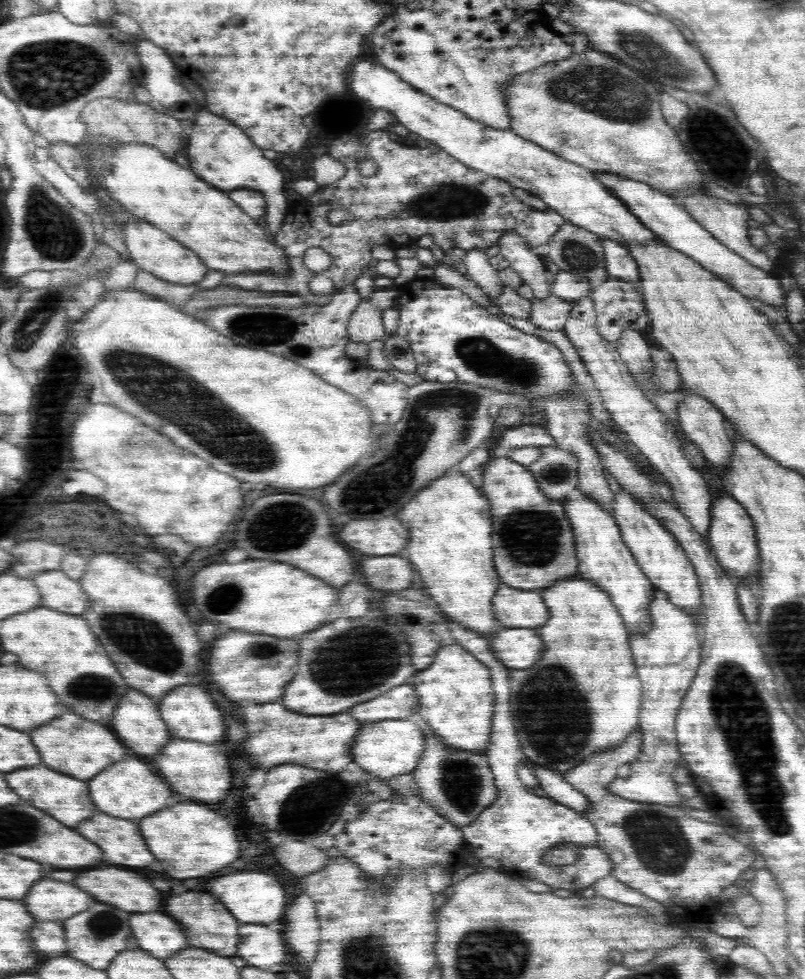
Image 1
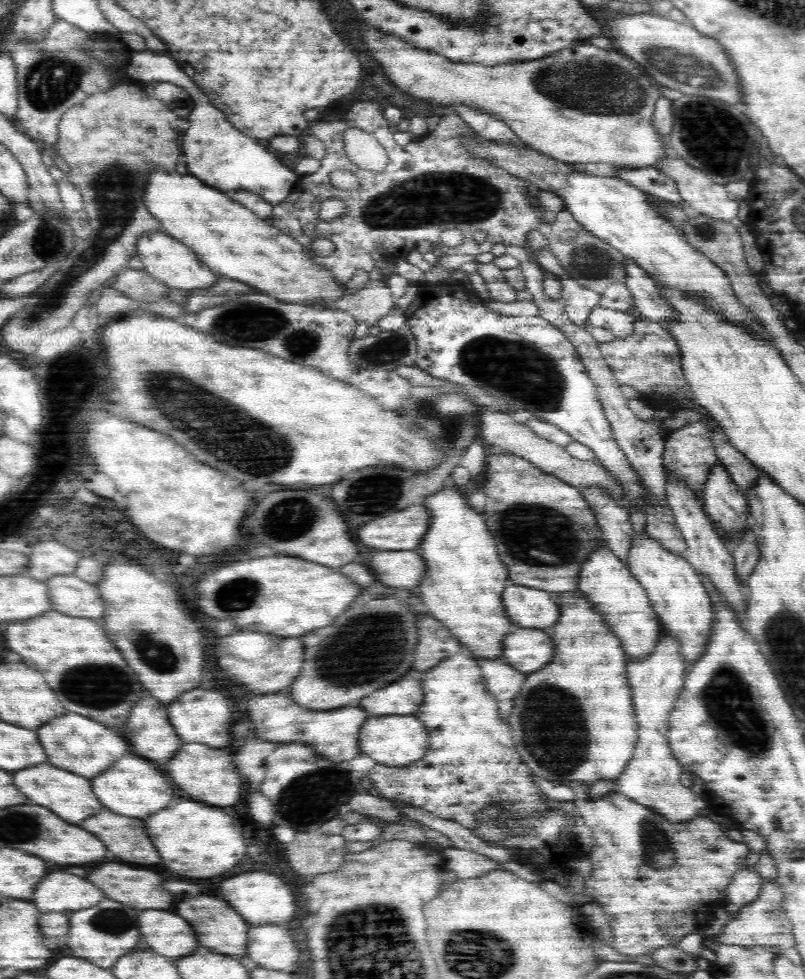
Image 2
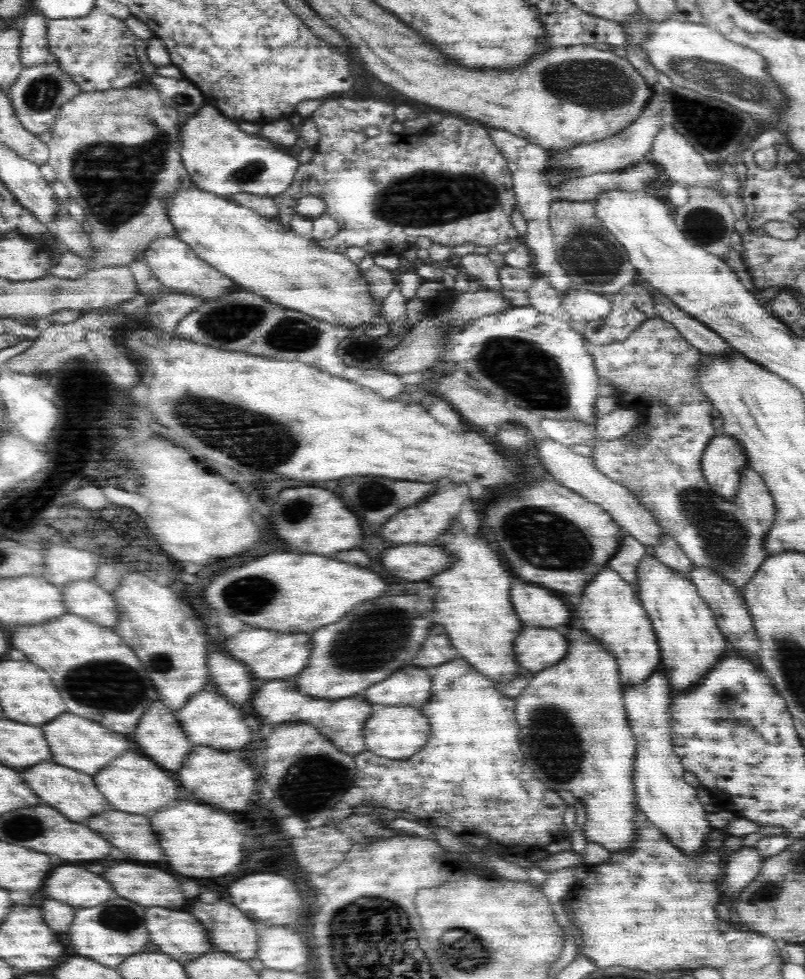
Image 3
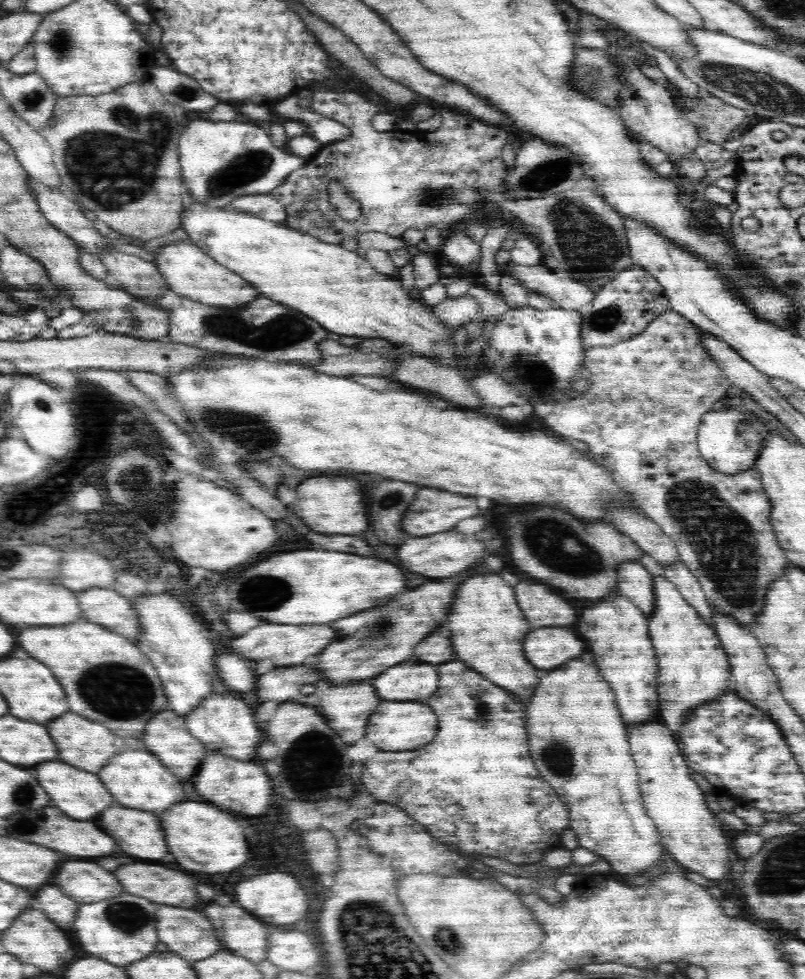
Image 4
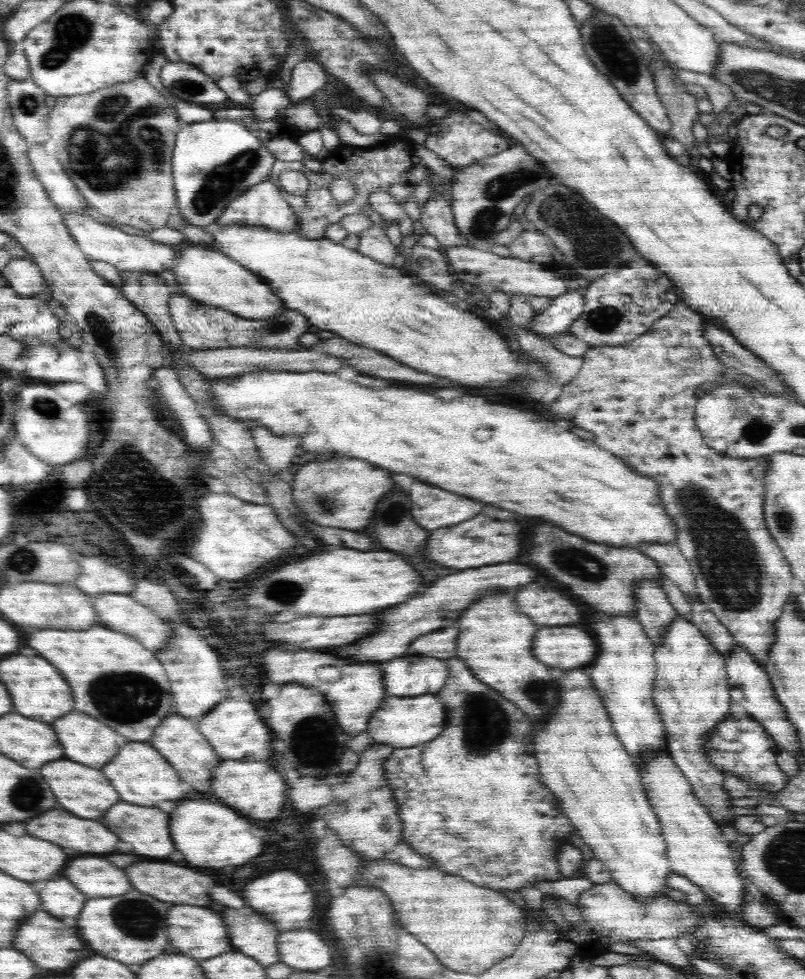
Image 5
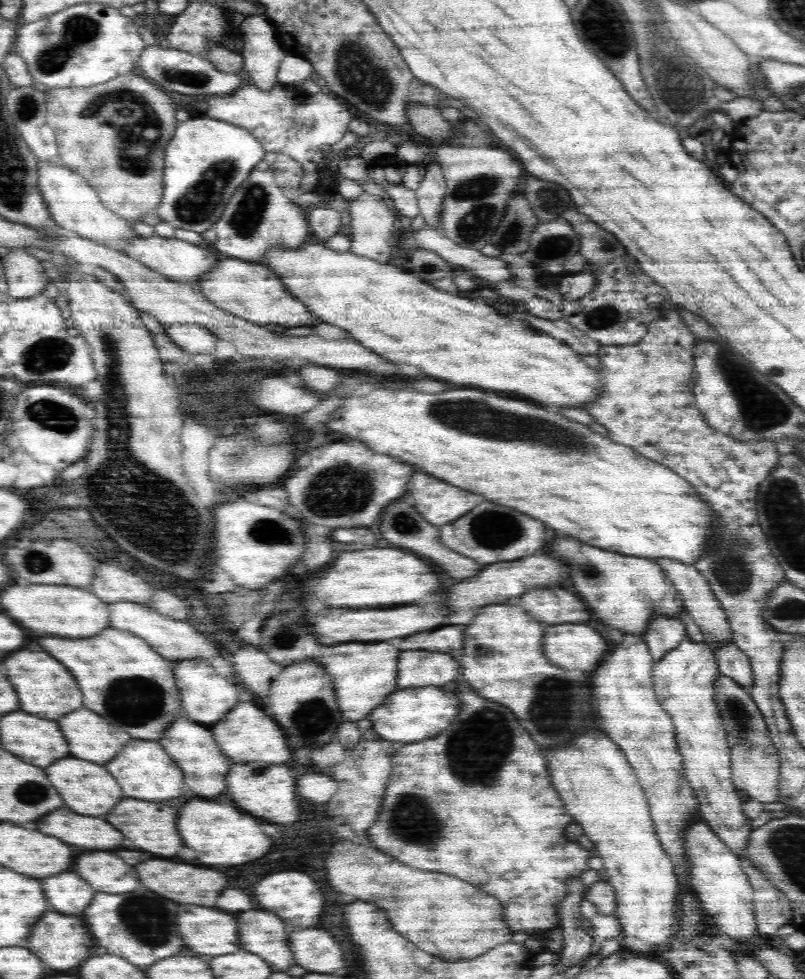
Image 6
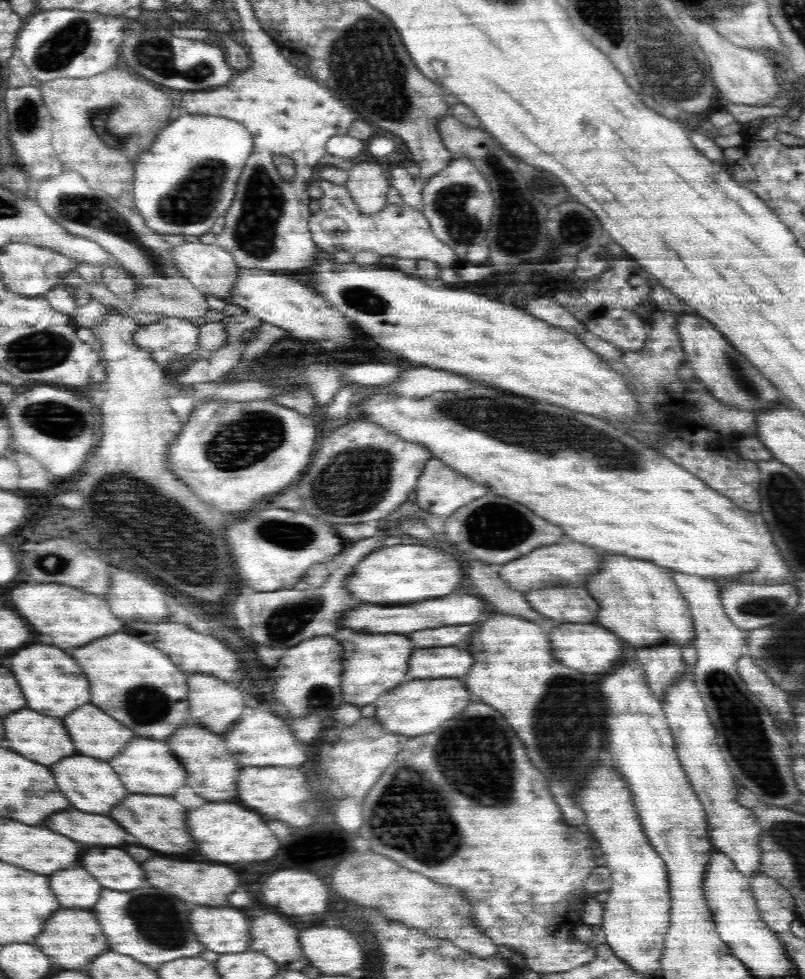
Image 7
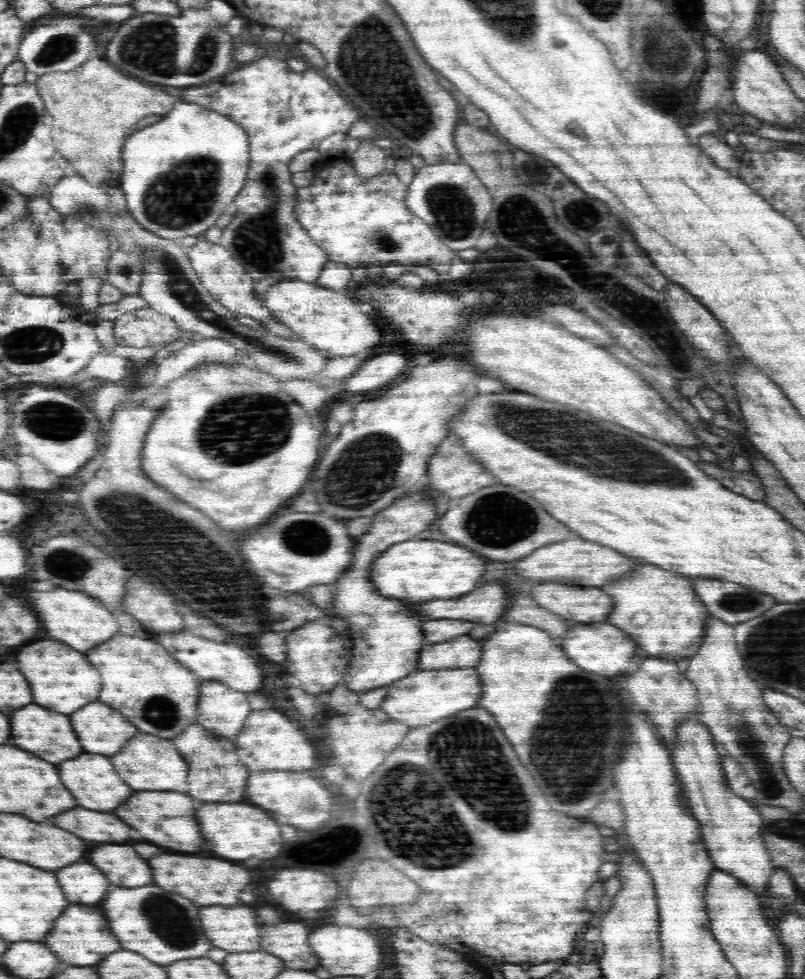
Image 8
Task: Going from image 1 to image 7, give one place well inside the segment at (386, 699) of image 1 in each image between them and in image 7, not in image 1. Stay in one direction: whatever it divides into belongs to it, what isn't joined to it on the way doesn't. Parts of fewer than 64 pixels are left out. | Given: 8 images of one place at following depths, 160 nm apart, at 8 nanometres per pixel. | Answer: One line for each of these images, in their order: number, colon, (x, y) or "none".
2: (403, 697)
3: (411, 686)
4: (414, 682)
5: (410, 676)
6: (415, 668)
7: (437, 662)

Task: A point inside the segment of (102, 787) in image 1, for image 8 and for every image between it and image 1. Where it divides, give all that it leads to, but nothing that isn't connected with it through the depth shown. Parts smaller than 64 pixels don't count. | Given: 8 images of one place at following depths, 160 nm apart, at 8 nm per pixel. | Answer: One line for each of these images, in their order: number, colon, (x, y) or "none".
2: (133, 787)
3: (132, 783)
4: (137, 779)
5: (141, 775)
6: (145, 770)
7: (146, 766)
8: (146, 763)

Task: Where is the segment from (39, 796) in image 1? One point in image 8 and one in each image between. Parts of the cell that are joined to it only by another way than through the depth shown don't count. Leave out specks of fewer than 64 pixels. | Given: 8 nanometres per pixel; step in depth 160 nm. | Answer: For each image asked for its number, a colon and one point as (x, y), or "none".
2: (70, 796)
3: (73, 793)
4: (79, 794)
5: (83, 791)
6: (87, 788)
7: (91, 785)
8: (92, 778)

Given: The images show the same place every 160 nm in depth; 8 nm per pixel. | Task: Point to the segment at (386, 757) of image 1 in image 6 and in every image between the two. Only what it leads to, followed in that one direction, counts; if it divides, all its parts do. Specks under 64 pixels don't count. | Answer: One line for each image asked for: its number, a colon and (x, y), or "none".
2: (395, 739)
3: (397, 732)
4: (399, 726)
5: (401, 722)
6: (410, 714)

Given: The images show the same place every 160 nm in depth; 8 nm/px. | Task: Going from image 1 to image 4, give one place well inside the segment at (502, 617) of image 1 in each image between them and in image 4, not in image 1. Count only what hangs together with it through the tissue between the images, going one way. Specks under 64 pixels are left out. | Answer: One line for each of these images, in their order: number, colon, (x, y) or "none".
2: (530, 608)
3: (536, 607)
4: (541, 608)

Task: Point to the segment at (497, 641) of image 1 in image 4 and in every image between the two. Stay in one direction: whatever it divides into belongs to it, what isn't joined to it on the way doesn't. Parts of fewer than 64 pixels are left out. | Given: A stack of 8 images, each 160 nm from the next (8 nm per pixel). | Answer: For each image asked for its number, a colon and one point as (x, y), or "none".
2: (528, 649)
3: (537, 648)
4: (548, 647)

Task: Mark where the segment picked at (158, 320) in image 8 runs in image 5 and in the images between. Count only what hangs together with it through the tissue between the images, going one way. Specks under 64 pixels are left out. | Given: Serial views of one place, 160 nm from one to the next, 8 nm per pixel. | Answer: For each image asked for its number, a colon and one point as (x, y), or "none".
5: (205, 327)
6: (195, 339)
7: (179, 335)

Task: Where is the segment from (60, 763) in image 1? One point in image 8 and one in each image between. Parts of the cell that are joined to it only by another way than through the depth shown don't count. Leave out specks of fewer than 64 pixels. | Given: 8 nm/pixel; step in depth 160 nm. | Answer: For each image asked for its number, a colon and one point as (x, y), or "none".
2: (71, 741)
3: (78, 743)
4: (83, 743)
5: (86, 740)
6: (91, 738)
7: (96, 734)
8: (101, 729)

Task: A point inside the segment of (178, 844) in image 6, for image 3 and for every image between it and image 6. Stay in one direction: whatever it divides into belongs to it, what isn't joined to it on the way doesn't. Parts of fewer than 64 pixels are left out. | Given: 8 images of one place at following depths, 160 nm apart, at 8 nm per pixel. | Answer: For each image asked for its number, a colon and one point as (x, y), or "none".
3: (132, 834)
4: (138, 833)
5: (146, 829)

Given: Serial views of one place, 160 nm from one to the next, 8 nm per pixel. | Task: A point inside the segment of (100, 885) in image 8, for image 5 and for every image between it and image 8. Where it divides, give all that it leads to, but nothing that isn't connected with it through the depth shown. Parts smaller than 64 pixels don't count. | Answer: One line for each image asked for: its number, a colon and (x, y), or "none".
5: (60, 898)
6: (67, 893)
7: (75, 888)

